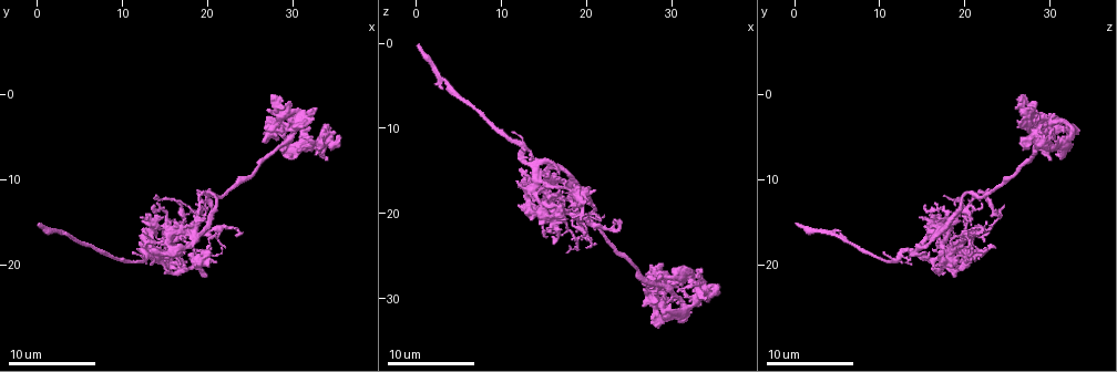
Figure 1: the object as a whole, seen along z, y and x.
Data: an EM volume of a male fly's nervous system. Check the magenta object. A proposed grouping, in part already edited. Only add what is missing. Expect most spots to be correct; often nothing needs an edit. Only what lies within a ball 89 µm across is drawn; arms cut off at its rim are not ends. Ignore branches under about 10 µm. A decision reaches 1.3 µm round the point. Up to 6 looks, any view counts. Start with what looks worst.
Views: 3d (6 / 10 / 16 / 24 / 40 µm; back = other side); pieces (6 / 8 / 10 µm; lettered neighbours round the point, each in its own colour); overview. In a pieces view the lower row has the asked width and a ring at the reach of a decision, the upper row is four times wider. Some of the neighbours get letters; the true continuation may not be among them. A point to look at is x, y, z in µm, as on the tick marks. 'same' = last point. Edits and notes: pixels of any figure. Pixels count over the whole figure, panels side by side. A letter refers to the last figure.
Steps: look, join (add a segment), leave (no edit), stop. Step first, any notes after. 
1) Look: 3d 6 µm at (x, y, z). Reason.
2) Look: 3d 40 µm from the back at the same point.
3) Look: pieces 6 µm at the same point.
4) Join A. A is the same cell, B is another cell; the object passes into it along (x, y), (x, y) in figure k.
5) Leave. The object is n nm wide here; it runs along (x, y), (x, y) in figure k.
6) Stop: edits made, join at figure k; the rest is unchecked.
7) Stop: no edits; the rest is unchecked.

Look: pieces 8 µm at (19.4, 18.4, 22.6). An open end.

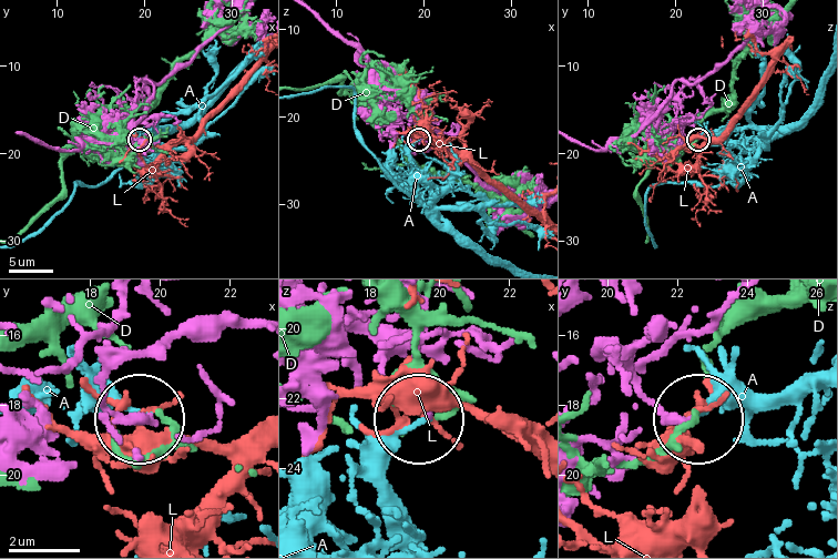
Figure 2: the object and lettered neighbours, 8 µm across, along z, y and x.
Leave. A, D and L are other cells; no lettered segment goes on from it.

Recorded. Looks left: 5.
Look: 3d 6 µm at (33.0, 5.2, 26.8). End of a long branch.

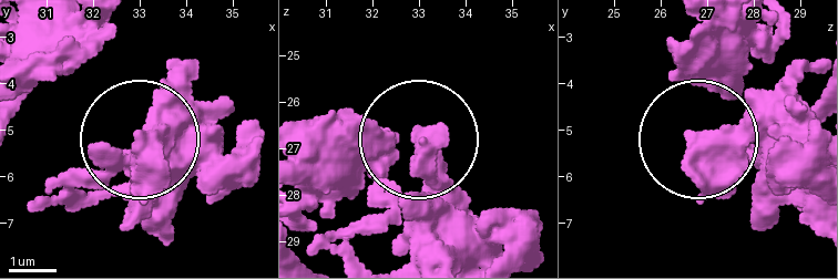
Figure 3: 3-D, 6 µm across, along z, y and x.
Look: pieces 10 µm at (33.05, 5.30, 26.75).

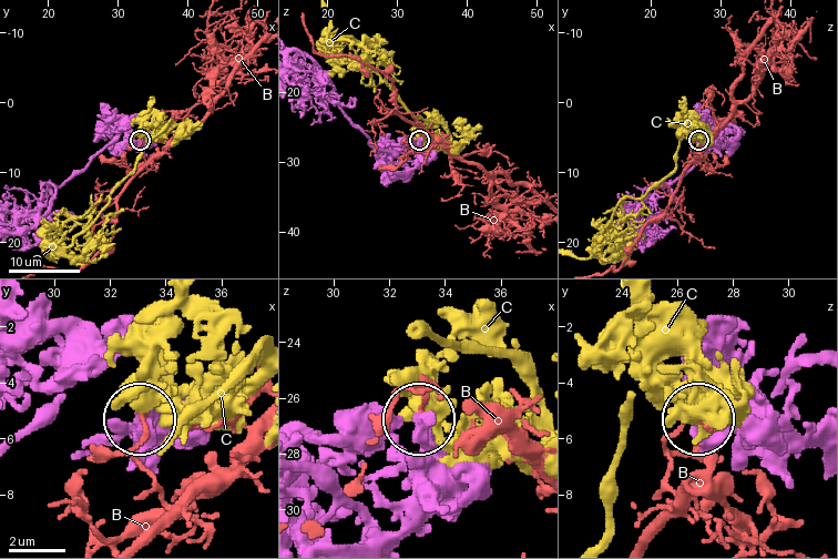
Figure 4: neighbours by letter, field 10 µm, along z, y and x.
Leave. The object is 500 nm wide here; B and C are other cells; no lettered segment goes on from it.

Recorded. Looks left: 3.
Look: 3d 6 µm at (20.0, 14.2, 24.2). An open end.

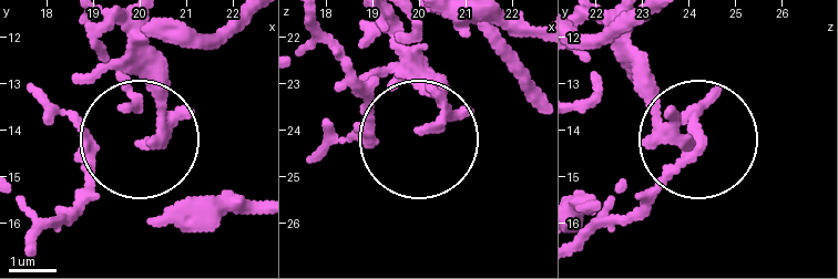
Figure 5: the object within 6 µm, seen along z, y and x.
Look: pieces 6 µm at (20.05, 14.35, 24.00). What lies round it.

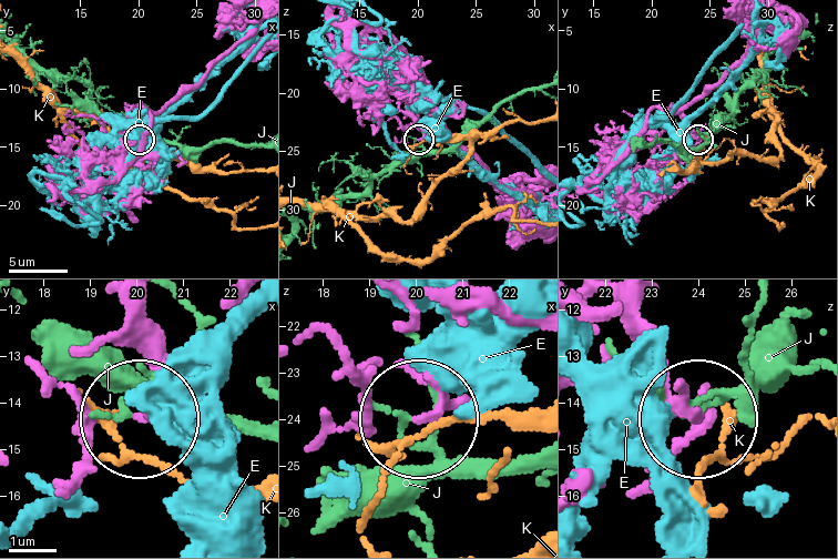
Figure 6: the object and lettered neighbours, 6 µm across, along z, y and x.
Leave. The object is 210 nm wide here; E, J and K are other cells; none of them fits.

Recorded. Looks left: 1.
Stop: no edits; the rest is unchecked.

